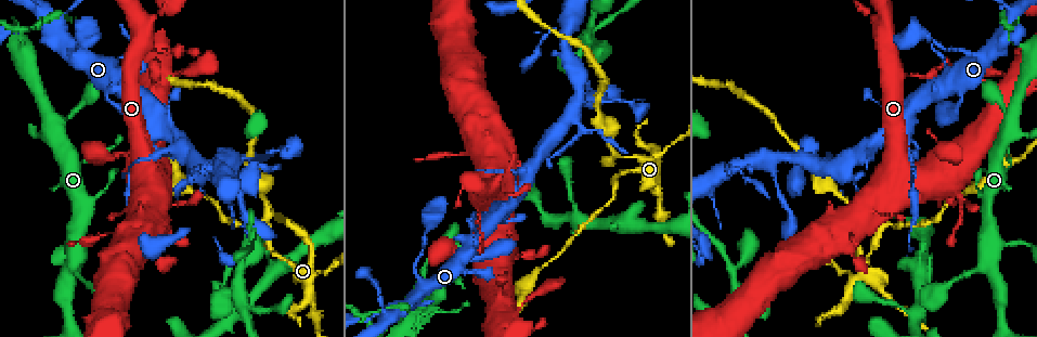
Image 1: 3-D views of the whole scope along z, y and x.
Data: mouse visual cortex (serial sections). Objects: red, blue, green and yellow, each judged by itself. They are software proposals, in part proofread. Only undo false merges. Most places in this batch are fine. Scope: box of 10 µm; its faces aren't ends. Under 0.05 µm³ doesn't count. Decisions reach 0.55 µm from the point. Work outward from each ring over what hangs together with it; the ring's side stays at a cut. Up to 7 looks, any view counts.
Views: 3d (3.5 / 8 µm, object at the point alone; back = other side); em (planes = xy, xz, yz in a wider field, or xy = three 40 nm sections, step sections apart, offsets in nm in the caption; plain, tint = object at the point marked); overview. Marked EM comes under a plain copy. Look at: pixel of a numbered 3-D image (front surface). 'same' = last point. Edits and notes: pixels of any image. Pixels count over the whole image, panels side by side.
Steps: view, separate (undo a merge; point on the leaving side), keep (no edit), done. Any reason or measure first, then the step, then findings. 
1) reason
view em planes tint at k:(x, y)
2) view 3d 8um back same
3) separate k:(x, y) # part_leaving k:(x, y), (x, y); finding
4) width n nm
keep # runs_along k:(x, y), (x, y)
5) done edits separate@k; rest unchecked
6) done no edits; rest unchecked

arms part here
view 3d 8um at 1:(908, 125)

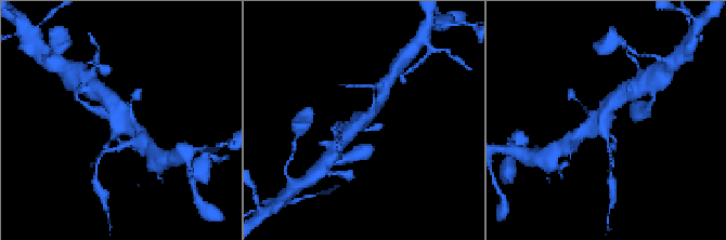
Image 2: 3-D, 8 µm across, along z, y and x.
view em xy step 3 tint same

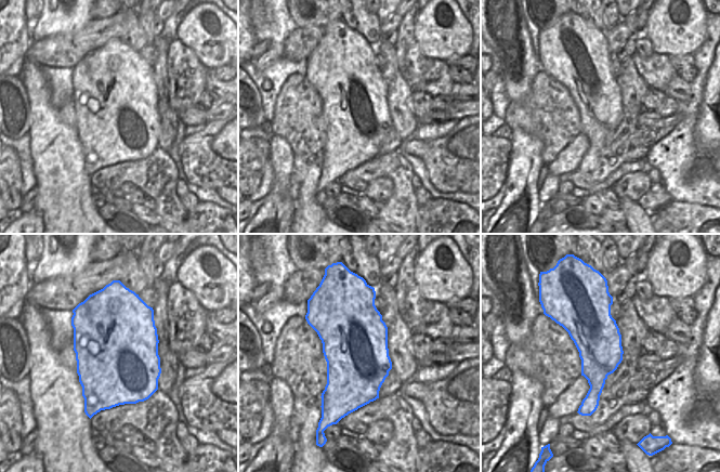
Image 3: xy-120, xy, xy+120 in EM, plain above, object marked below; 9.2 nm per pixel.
keep # runs_along 2:(619, 96), (600, 125), (581, 131); continuous, no second cell

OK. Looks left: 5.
four arms meet
view 3d 3.5um at 1:(55, 132)

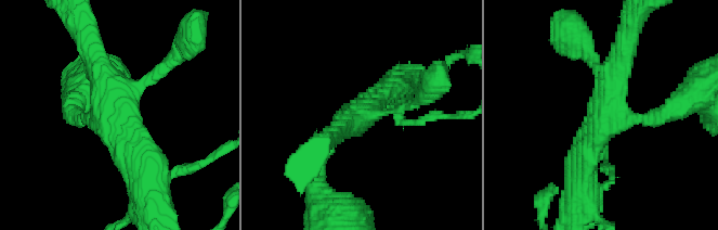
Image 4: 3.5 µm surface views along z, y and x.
arms 4; arm_widths 150, 200, 350, 400 nm; shape alone is not enough
view em xy step 3 tint at 4:(112, 116)

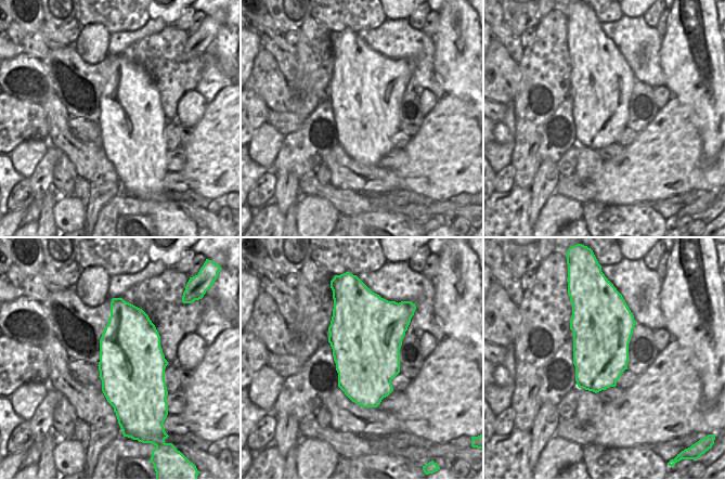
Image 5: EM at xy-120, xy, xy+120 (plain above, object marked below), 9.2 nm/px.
width 700 nm
keep # runs_along 4:(144, 176), (94, 53); continuous, no second cell

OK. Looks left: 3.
abrupt turn
view 3d 3.5um at 1:(1009, 33)

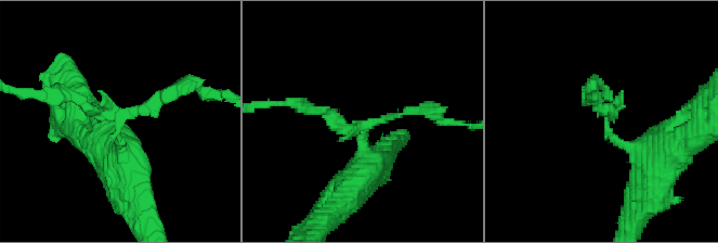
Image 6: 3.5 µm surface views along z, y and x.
view em xy step 1 tint at 6:(361, 123)

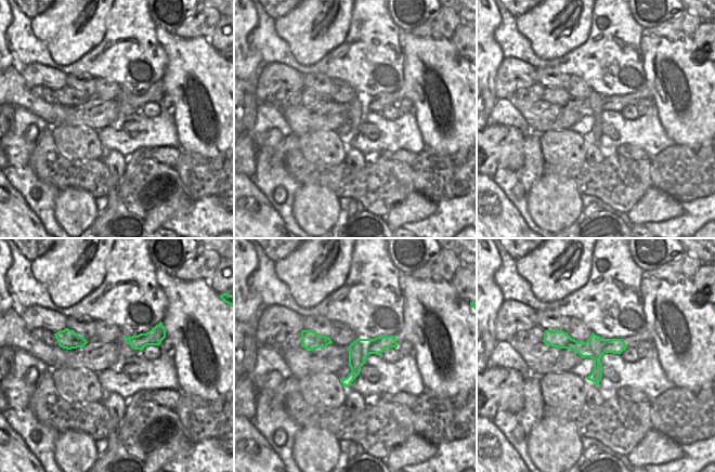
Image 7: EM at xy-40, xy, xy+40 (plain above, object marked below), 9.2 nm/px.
separate 6:(610, 106) # a second cell is stuck on

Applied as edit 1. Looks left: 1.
done edits separate@6; rest unchecked

